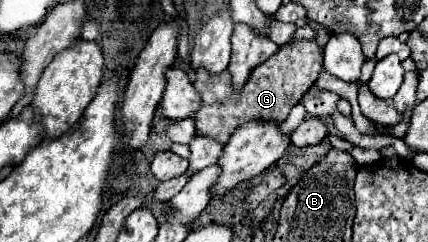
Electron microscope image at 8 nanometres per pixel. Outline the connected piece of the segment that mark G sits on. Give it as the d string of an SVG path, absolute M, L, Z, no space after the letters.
M292 40L280 46L276 54L272 54L266 62L258 64L250 72L246 84L240 90L232 88L230 70L210 74L208 70L198 68L194 78L194 86L202 96L202 108L194 116L198 134L212 136L226 144L232 132L238 126L246 124L248 120L284 122L292 106L298 104L302 96L312 88L320 70L322 70L322 46L316 40Z

